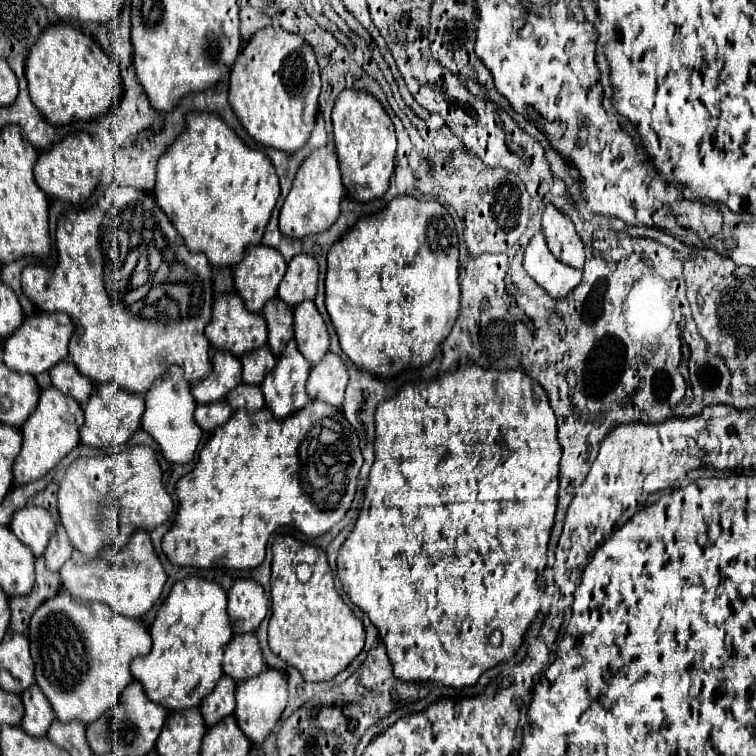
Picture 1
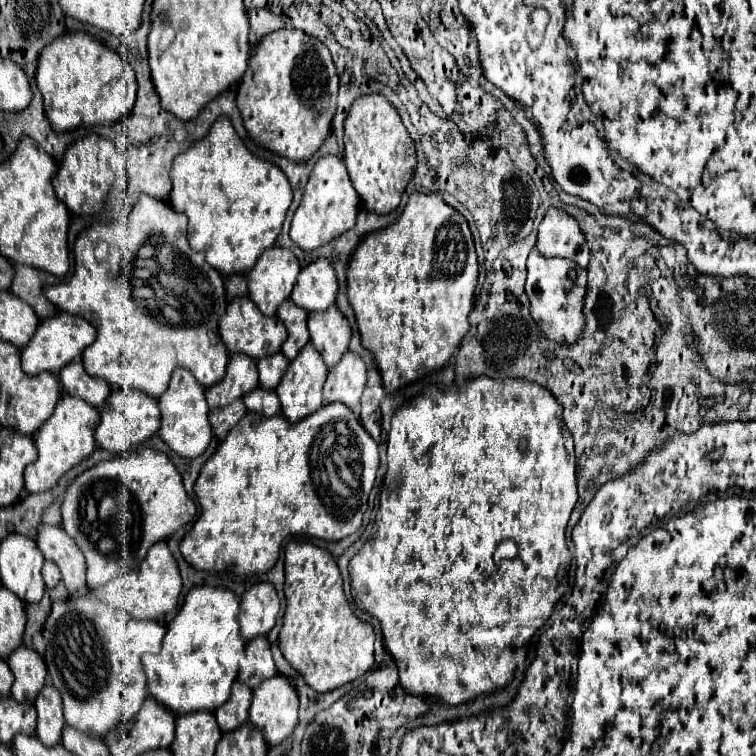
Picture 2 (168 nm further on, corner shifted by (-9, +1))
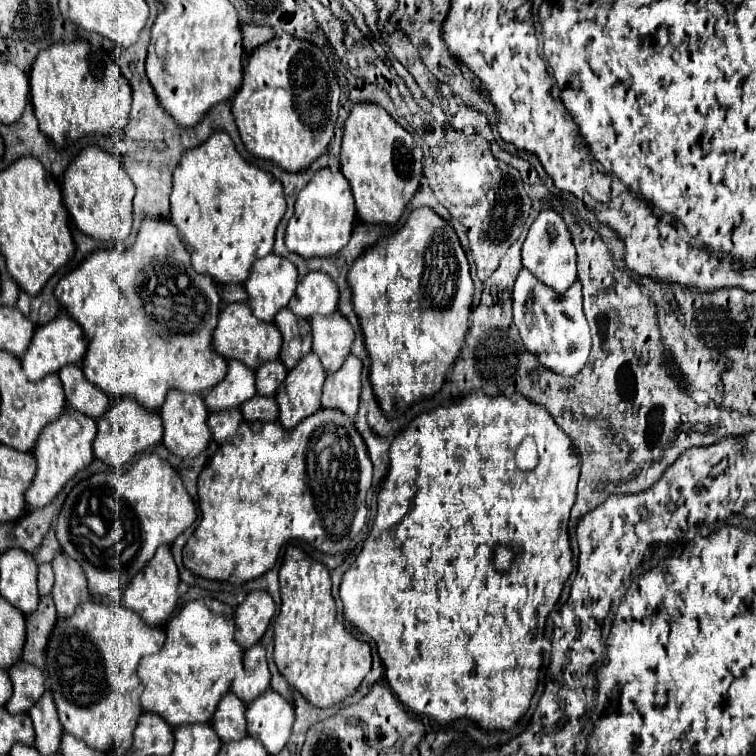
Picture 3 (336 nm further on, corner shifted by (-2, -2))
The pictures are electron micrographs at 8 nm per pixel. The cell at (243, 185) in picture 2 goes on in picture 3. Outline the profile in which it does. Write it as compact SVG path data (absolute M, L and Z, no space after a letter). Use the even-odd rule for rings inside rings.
M214 131L202 145L184 151L172 183L170 221L178 227L184 247L190 251L194 269L210 275L216 283L244 283L254 259L272 251L276 227L286 211L282 183L272 173L246 163L226 131Z

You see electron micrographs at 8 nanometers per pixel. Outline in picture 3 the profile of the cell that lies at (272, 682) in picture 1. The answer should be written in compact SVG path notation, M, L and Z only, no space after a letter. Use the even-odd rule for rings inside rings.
M266 689L246 707L246 719L248 733L274 755L288 743L294 723L294 705L278 691Z

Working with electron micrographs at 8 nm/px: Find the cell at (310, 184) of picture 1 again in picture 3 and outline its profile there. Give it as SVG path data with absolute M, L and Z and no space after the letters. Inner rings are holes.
M328 167L318 169L310 179L310 183L298 193L294 215L286 227L284 243L288 251L298 253L306 259L334 255L348 243L354 223L356 223L354 197L346 177L340 171L332 171Z

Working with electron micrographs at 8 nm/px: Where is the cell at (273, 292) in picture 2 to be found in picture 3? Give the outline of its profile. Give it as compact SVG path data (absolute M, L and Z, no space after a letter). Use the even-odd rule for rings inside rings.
M270 253L254 261L250 277L244 283L248 305L254 311L254 317L262 321L272 321L274 315L288 305L296 285L298 271L288 259Z

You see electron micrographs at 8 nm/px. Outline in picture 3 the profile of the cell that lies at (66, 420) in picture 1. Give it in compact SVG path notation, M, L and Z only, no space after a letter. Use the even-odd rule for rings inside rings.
M66 409L54 423L48 423L42 429L36 447L32 451L38 463L38 471L24 493L28 507L44 507L46 503L50 503L80 469L90 465L90 461L94 459L92 453L94 435L96 435L96 421L74 409Z

